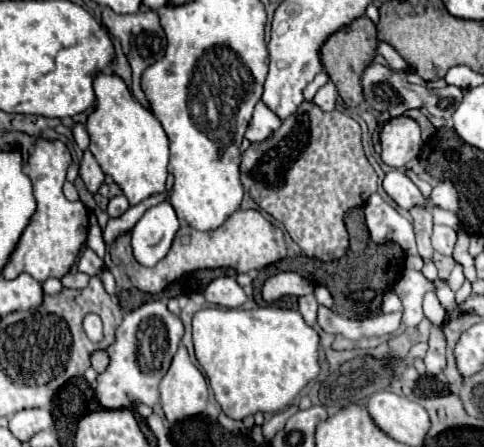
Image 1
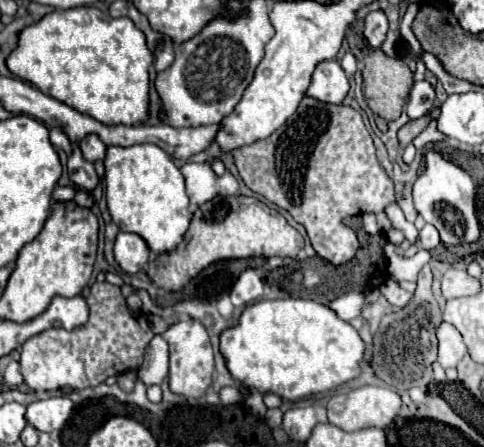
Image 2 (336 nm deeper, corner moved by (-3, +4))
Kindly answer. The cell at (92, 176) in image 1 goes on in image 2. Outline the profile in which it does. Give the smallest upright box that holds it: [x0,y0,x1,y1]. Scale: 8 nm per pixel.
[80,135,106,163]

